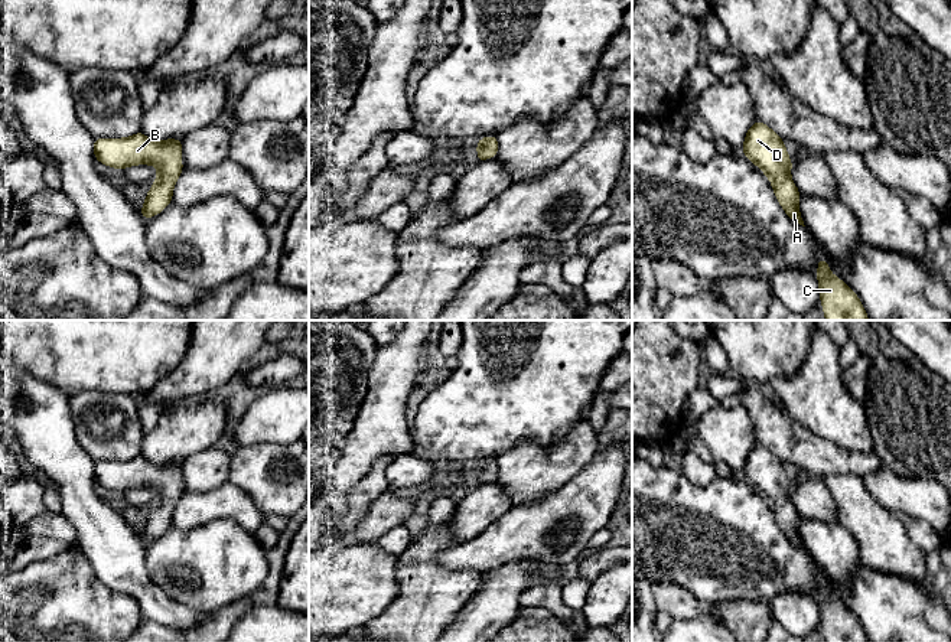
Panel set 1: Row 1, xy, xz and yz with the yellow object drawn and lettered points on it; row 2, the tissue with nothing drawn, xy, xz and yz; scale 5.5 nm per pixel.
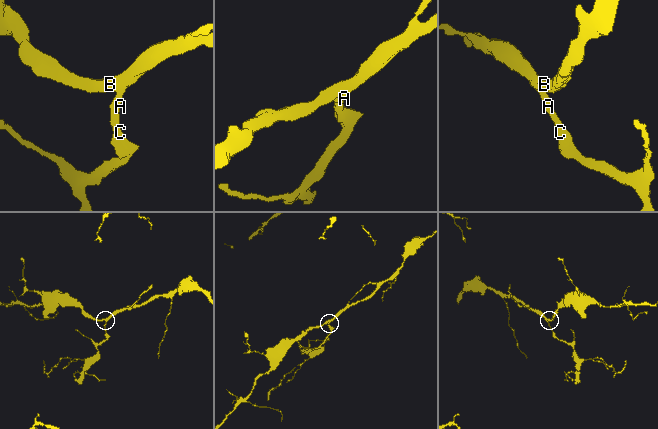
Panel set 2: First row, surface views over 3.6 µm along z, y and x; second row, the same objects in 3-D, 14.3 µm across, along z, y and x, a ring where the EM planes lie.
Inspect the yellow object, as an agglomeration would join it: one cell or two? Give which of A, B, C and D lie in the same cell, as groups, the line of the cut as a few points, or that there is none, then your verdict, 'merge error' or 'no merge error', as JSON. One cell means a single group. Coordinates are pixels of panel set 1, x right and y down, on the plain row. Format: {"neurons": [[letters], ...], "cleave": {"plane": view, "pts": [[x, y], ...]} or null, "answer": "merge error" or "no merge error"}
{"neurons": [["A", "B", "C", "D"]], "cleave": null, "answer": "no merge error"}

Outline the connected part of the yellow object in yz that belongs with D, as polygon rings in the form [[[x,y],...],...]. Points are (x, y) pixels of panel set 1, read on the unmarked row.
[[[755,444],[748,453],[742,476],[768,499],[786,538],[805,550],[798,532],[799,514],[791,502],[792,485],[784,463],[766,447]]]

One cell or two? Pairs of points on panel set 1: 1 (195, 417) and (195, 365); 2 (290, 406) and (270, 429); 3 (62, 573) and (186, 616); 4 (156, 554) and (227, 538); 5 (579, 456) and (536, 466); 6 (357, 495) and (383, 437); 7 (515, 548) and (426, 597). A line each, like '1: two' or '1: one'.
1: two
2: one
3: two
4: one
5: one
6: two
7: two

